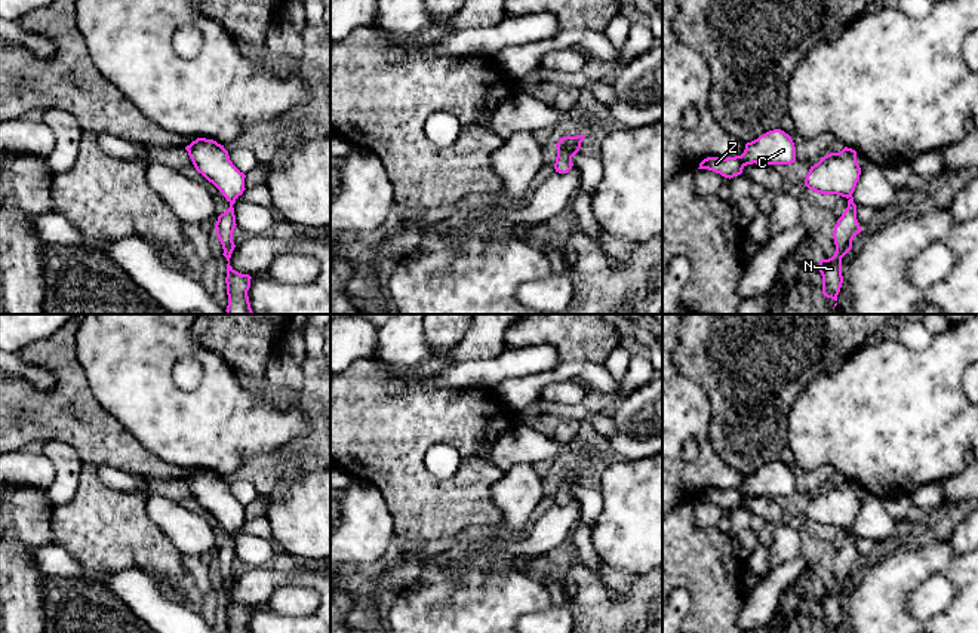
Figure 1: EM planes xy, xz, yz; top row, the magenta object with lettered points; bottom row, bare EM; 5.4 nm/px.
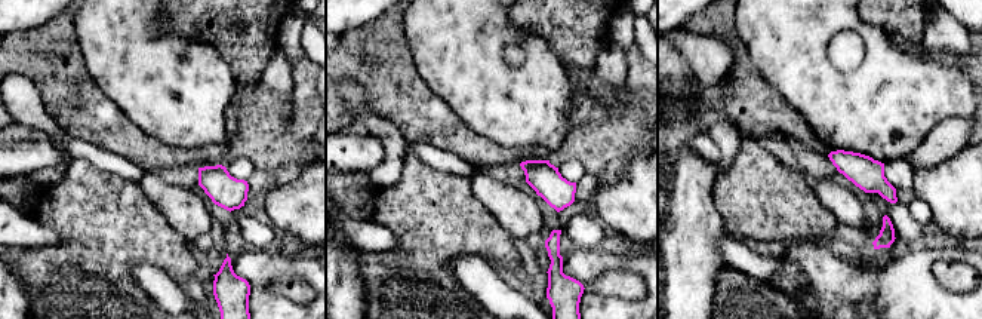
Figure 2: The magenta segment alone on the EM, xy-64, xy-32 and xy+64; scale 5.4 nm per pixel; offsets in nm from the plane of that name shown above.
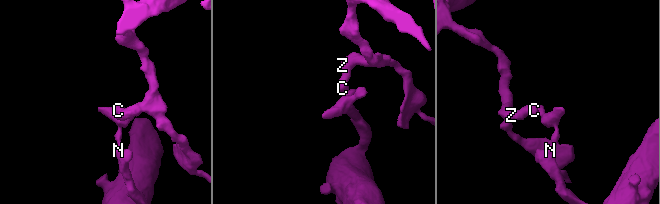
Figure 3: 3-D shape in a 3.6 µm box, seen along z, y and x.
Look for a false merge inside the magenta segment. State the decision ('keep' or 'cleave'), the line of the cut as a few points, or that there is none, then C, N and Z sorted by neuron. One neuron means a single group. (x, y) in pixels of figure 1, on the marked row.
cleave | xy (236, 196), (230, 202) | C Z / N

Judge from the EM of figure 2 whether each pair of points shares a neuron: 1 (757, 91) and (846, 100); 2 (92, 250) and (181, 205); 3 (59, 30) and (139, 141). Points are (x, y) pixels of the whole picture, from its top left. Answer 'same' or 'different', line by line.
1: different
2: different
3: same

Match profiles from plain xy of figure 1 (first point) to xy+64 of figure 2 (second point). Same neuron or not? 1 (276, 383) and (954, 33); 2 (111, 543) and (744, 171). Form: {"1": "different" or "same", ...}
{"1": "same", "2": "same"}

